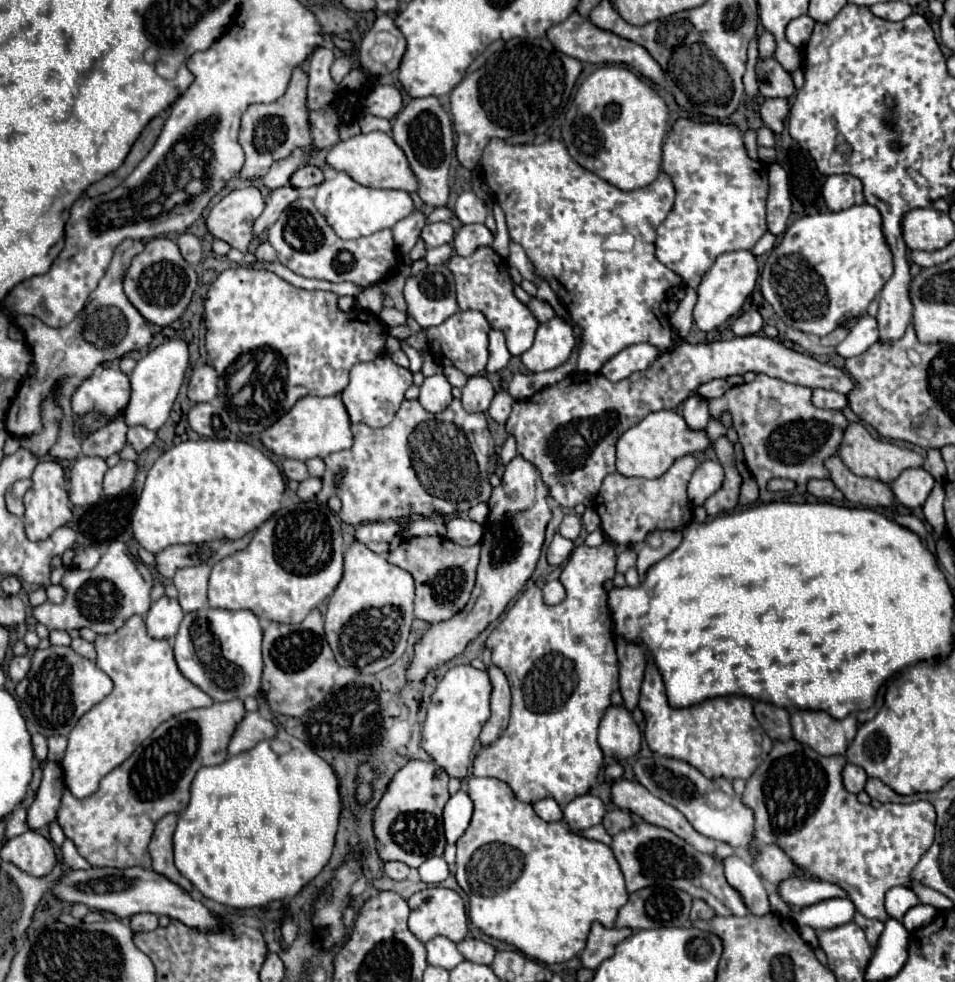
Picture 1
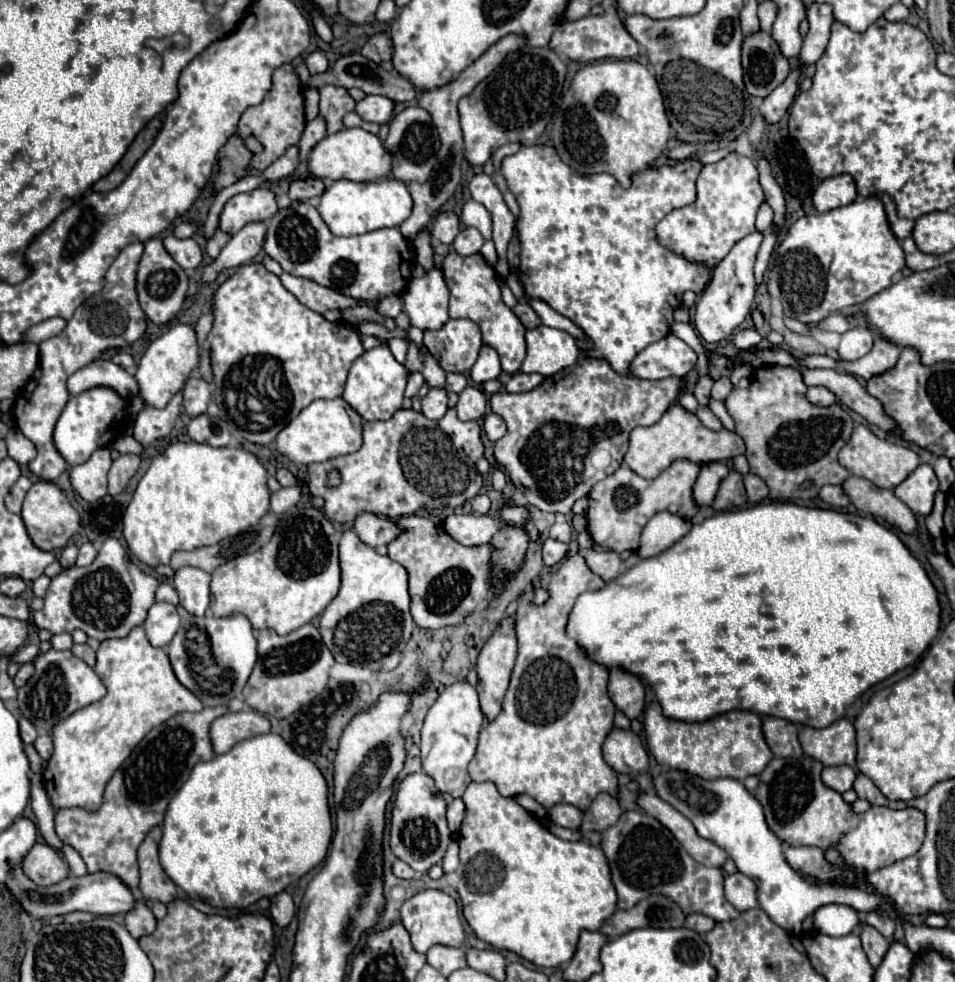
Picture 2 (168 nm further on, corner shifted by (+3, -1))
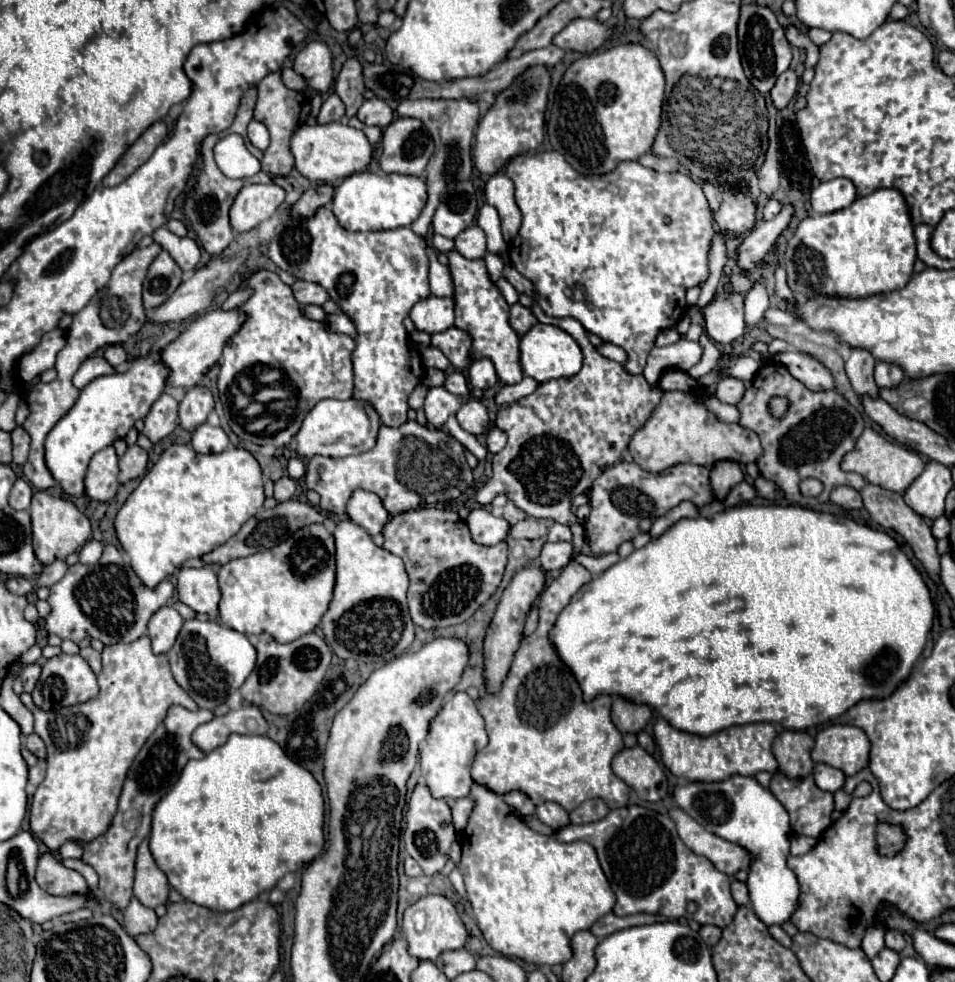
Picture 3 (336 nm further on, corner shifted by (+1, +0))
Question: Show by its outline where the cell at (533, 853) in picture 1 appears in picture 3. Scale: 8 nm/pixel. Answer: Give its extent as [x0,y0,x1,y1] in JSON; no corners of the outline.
[458,783,614,965]

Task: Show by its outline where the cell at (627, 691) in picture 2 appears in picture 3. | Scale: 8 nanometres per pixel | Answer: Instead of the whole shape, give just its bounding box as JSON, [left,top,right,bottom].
[612,697,652,735]

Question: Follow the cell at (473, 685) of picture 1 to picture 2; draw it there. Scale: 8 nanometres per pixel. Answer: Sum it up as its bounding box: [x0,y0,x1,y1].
[420,680,484,798]

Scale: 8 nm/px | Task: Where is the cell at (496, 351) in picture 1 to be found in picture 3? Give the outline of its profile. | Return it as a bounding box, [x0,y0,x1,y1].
[468,359,498,389]

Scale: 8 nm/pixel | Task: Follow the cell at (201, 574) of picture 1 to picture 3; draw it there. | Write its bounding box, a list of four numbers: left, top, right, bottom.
[178,567,220,613]

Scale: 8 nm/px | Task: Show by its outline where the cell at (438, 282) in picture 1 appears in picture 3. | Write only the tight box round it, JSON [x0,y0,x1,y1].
[410,297,454,333]

